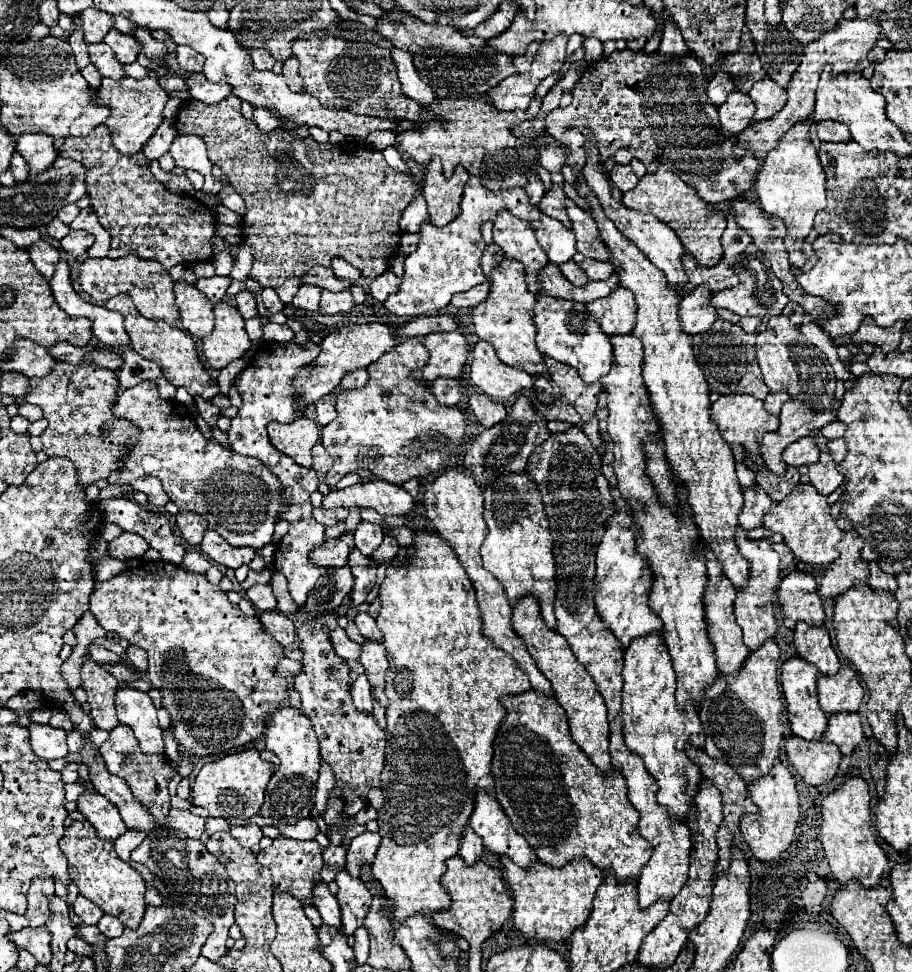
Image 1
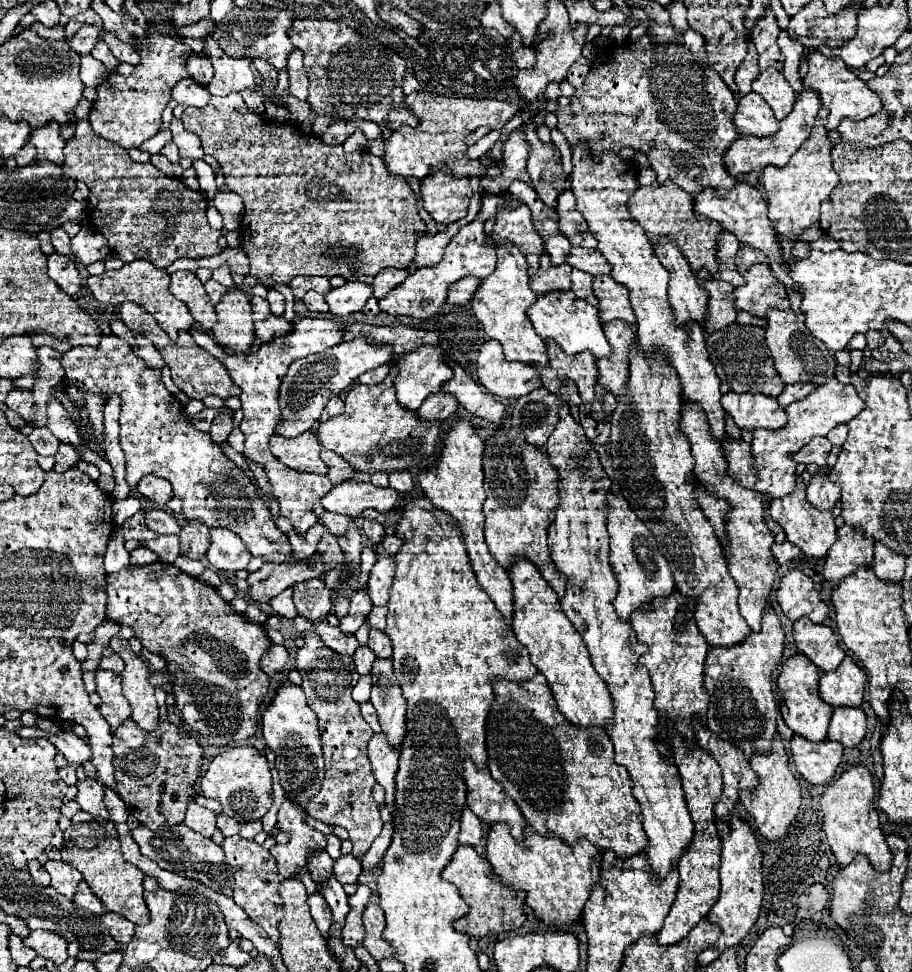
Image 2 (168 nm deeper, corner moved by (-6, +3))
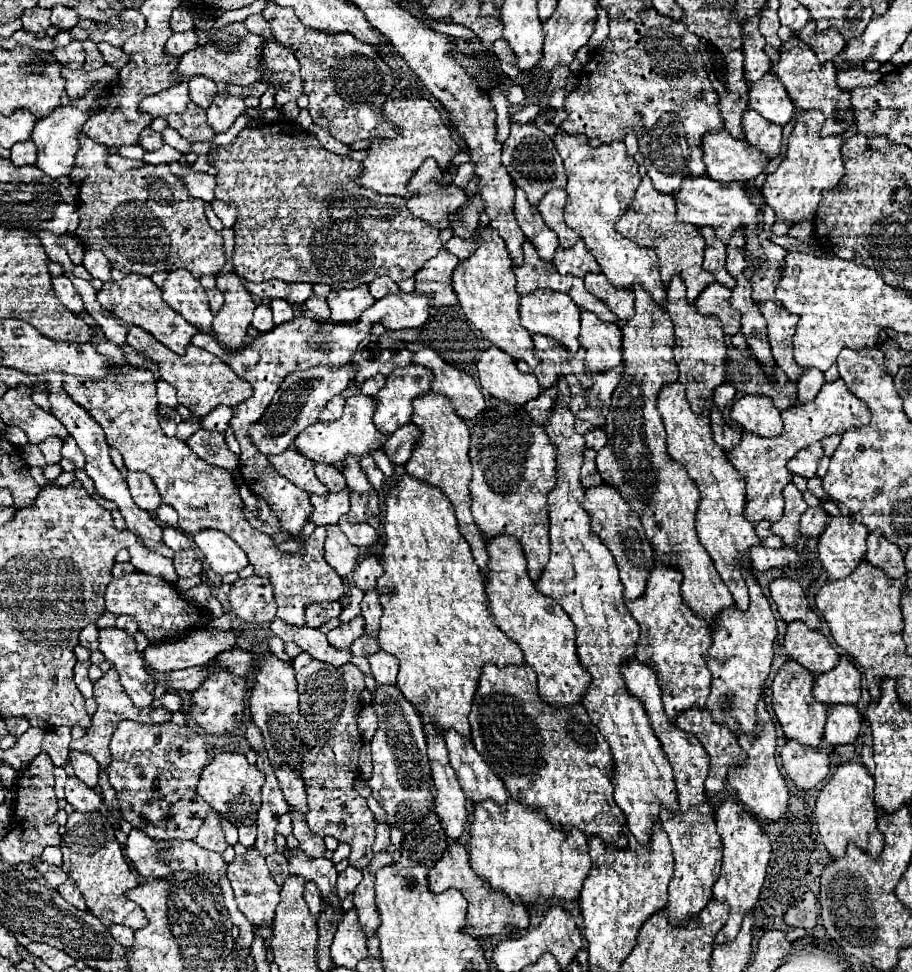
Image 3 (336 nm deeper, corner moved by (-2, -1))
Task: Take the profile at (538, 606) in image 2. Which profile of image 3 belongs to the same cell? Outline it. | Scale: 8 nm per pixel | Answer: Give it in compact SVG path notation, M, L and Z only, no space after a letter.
M507 534L487 540L489 574L485 576L485 594L495 624L505 632L525 654L525 662L537 672L539 696L551 706L579 704L589 686L589 672L579 664L575 648L575 628L563 608L539 594L533 580L527 576L521 544Z

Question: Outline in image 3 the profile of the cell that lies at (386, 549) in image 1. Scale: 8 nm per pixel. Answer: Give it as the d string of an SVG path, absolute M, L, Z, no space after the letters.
M369 590L363 596L361 610L363 610L363 620L365 620L365 636L377 638L379 620L381 620L381 604L379 604L379 596L375 590Z

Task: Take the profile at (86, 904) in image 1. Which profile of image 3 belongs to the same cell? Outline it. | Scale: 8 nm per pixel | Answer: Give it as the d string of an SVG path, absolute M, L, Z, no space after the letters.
M67 878L67 880L57 888L57 892L61 894L61 898L63 898L65 902L73 904L77 910L85 910L85 900L83 900L81 892L77 890L77 886L73 884L71 878Z

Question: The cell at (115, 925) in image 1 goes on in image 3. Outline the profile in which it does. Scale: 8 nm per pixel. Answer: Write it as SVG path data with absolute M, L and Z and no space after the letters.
M113 926L111 934L113 934L113 938L119 944L123 944L125 948L131 948L131 944L133 944L133 930L131 928L127 928L127 926Z

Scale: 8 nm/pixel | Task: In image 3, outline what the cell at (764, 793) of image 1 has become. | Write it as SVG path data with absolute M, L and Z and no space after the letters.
M759 700L757 704L757 728L751 734L739 734L739 746L745 752L745 760L735 766L729 768L727 774L727 782L729 786L735 790L735 794L739 796L739 800L759 818L767 818L767 820L779 820L789 806L789 790L785 784L785 778L779 772L779 764L777 764L777 754L775 754L775 744L777 744L777 736L775 736L775 724L765 708L765 700Z

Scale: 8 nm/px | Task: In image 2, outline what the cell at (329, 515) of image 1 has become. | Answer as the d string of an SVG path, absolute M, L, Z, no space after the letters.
M323 512L321 514L321 522L329 528L329 532L333 536L343 536L347 532L347 524L351 524L351 520L355 520L355 518L345 516L345 514L333 514L333 512Z

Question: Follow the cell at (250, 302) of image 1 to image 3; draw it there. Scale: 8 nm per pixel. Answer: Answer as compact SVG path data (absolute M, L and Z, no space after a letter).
M261 304L255 308L255 316L253 316L253 322L251 322L253 328L257 328L259 332L269 332L271 328L275 328L273 324L273 316L271 316L271 308Z

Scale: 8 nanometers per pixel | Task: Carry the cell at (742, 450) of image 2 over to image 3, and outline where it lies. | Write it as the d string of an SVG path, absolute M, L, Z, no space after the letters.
M713 408L711 414L711 430L713 430L713 440L723 448L723 450L729 450L733 448L735 444L739 444L741 440L741 430L735 430L731 428L725 418L723 418L723 412L719 408Z

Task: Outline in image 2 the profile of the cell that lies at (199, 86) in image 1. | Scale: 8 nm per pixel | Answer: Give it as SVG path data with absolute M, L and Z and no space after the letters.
M191 78L179 80L179 84L175 84L171 96L179 104L195 106L195 108L205 108L205 104L211 98L211 94L207 92L207 88L203 88L203 84L195 84L195 80L191 80Z

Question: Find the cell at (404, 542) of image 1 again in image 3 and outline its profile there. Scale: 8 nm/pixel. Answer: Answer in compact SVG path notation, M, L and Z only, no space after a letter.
M371 556L367 560L363 560L355 572L353 572L353 582L357 588L361 588L363 592L375 588L375 580L383 574L383 566L381 566L381 560L379 556Z

